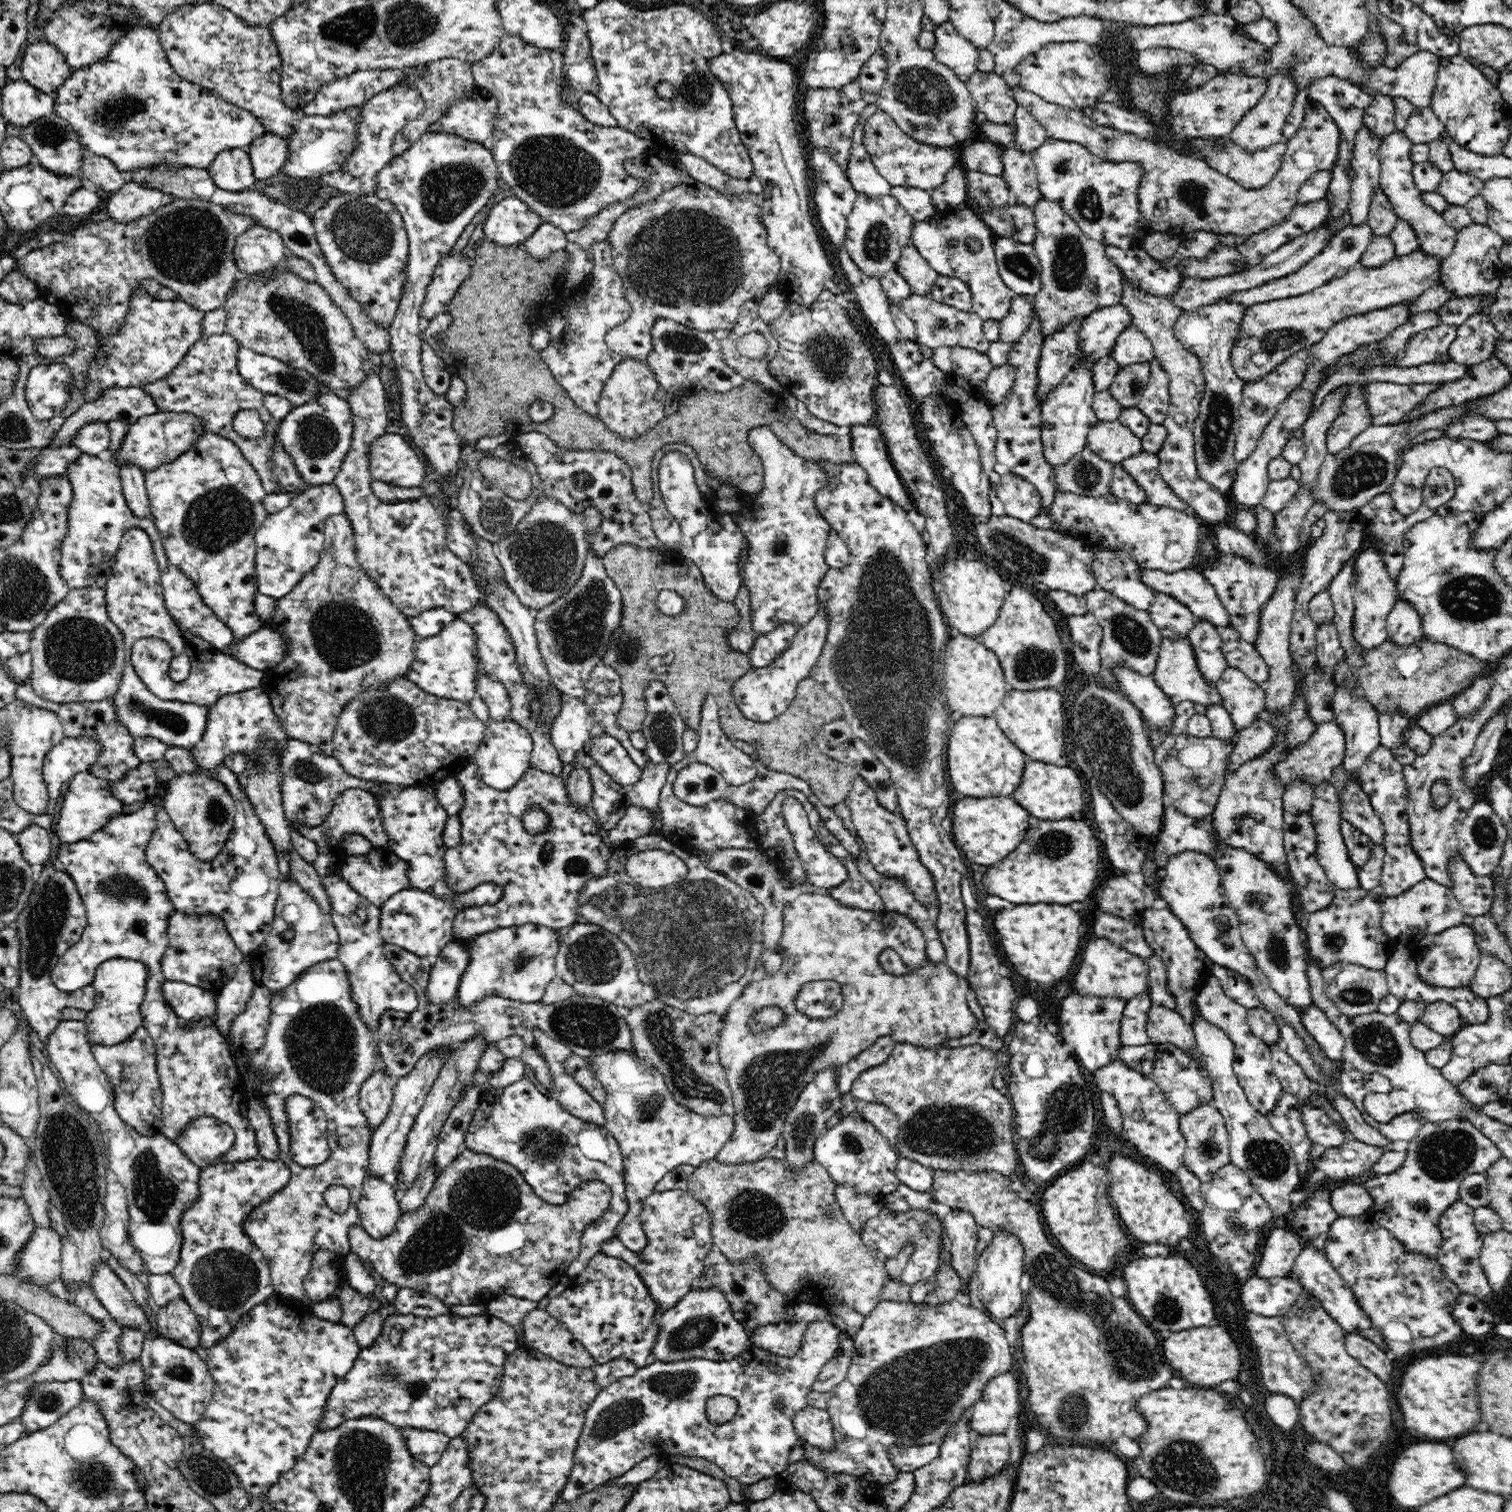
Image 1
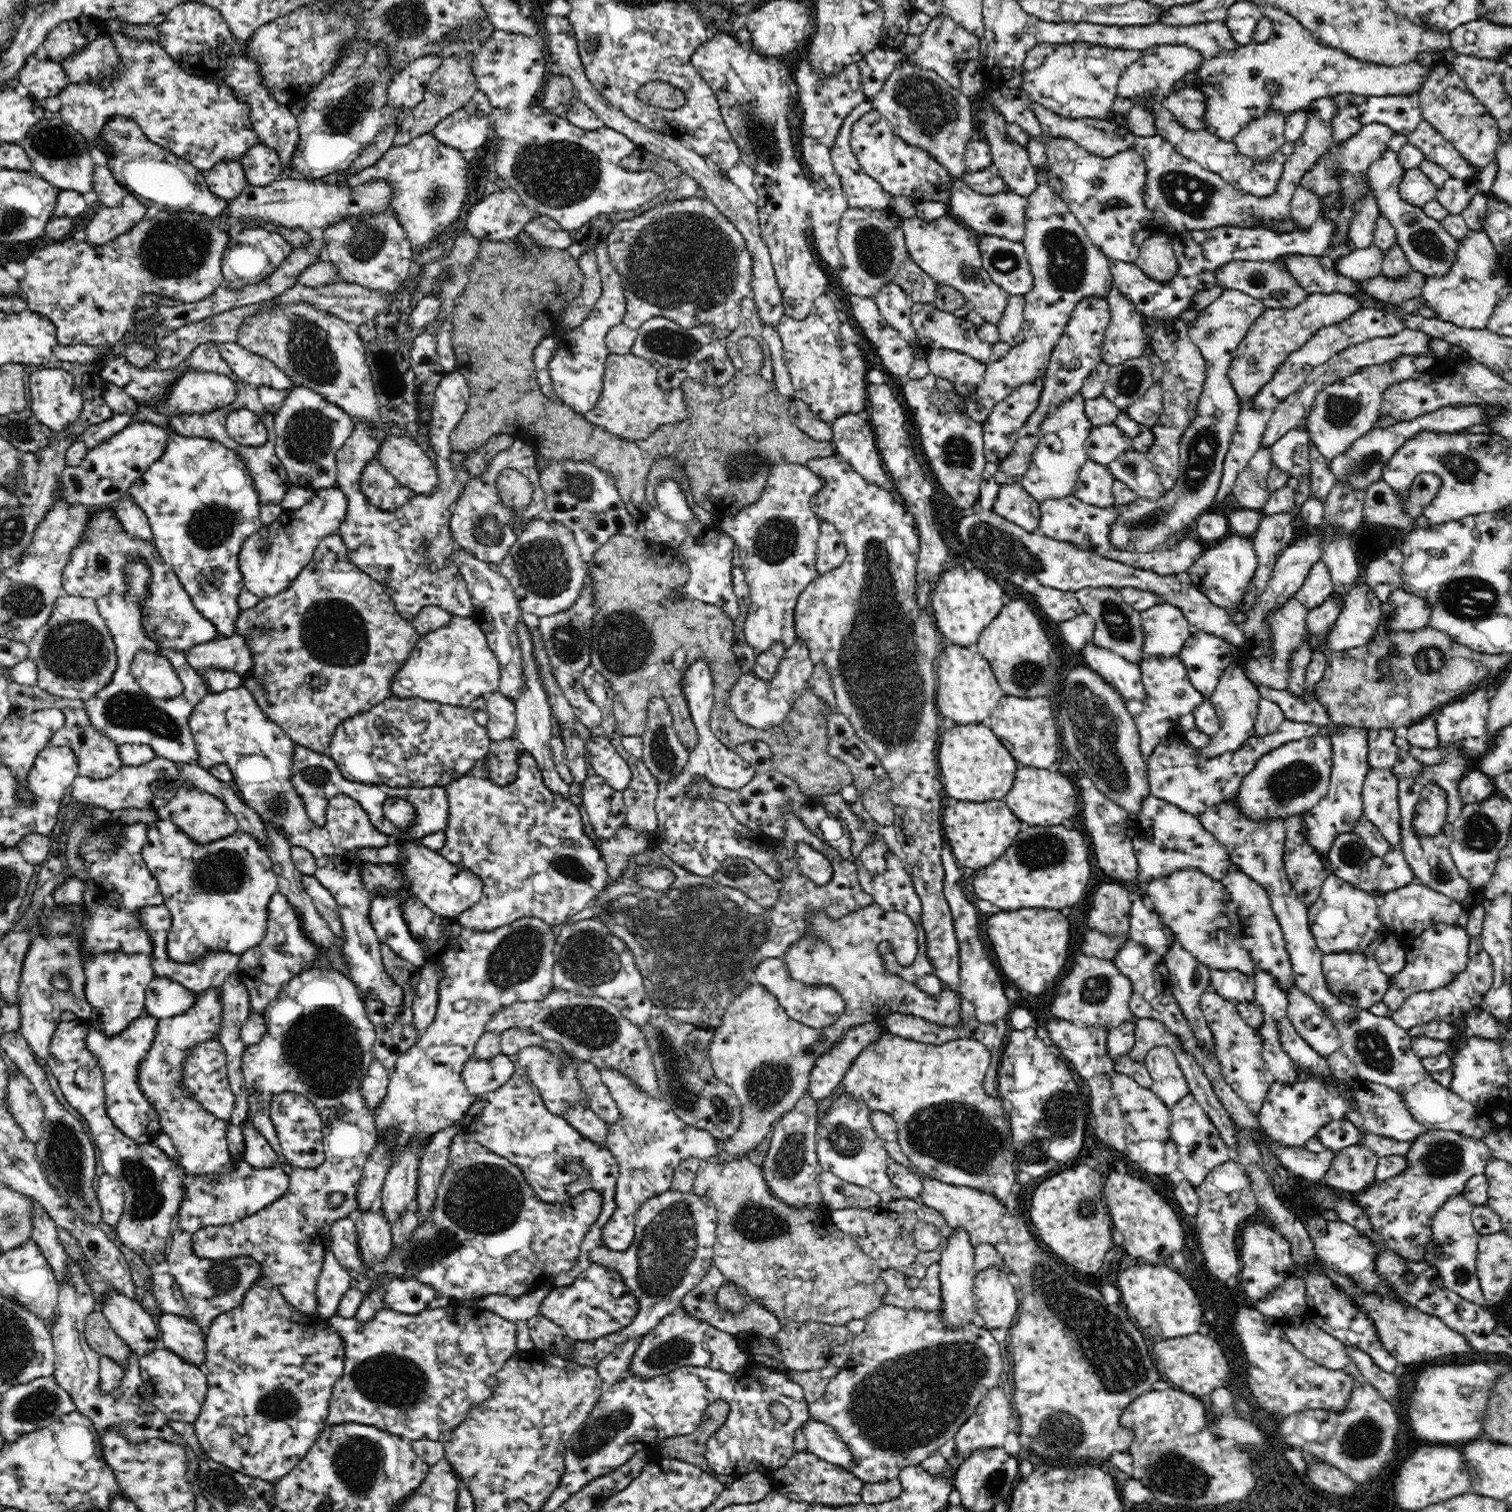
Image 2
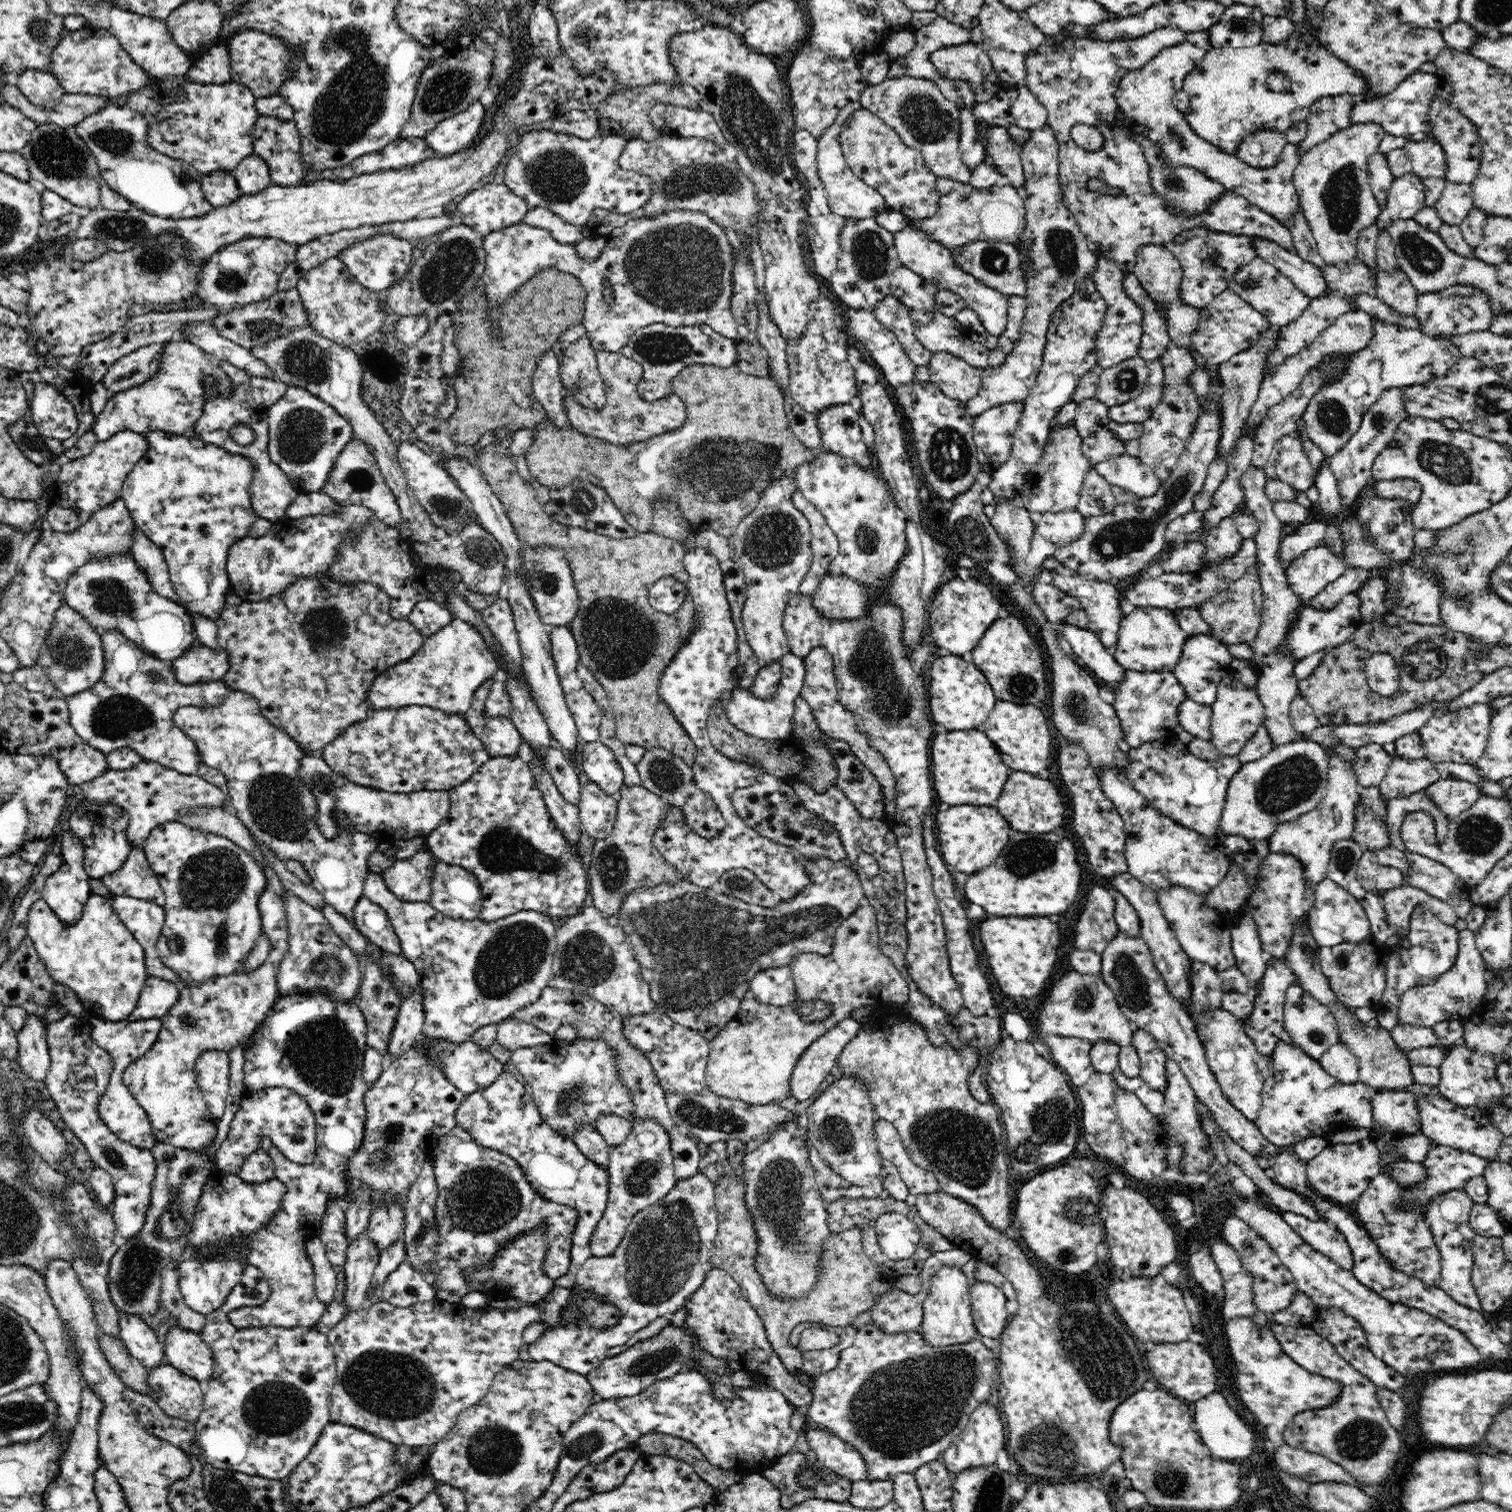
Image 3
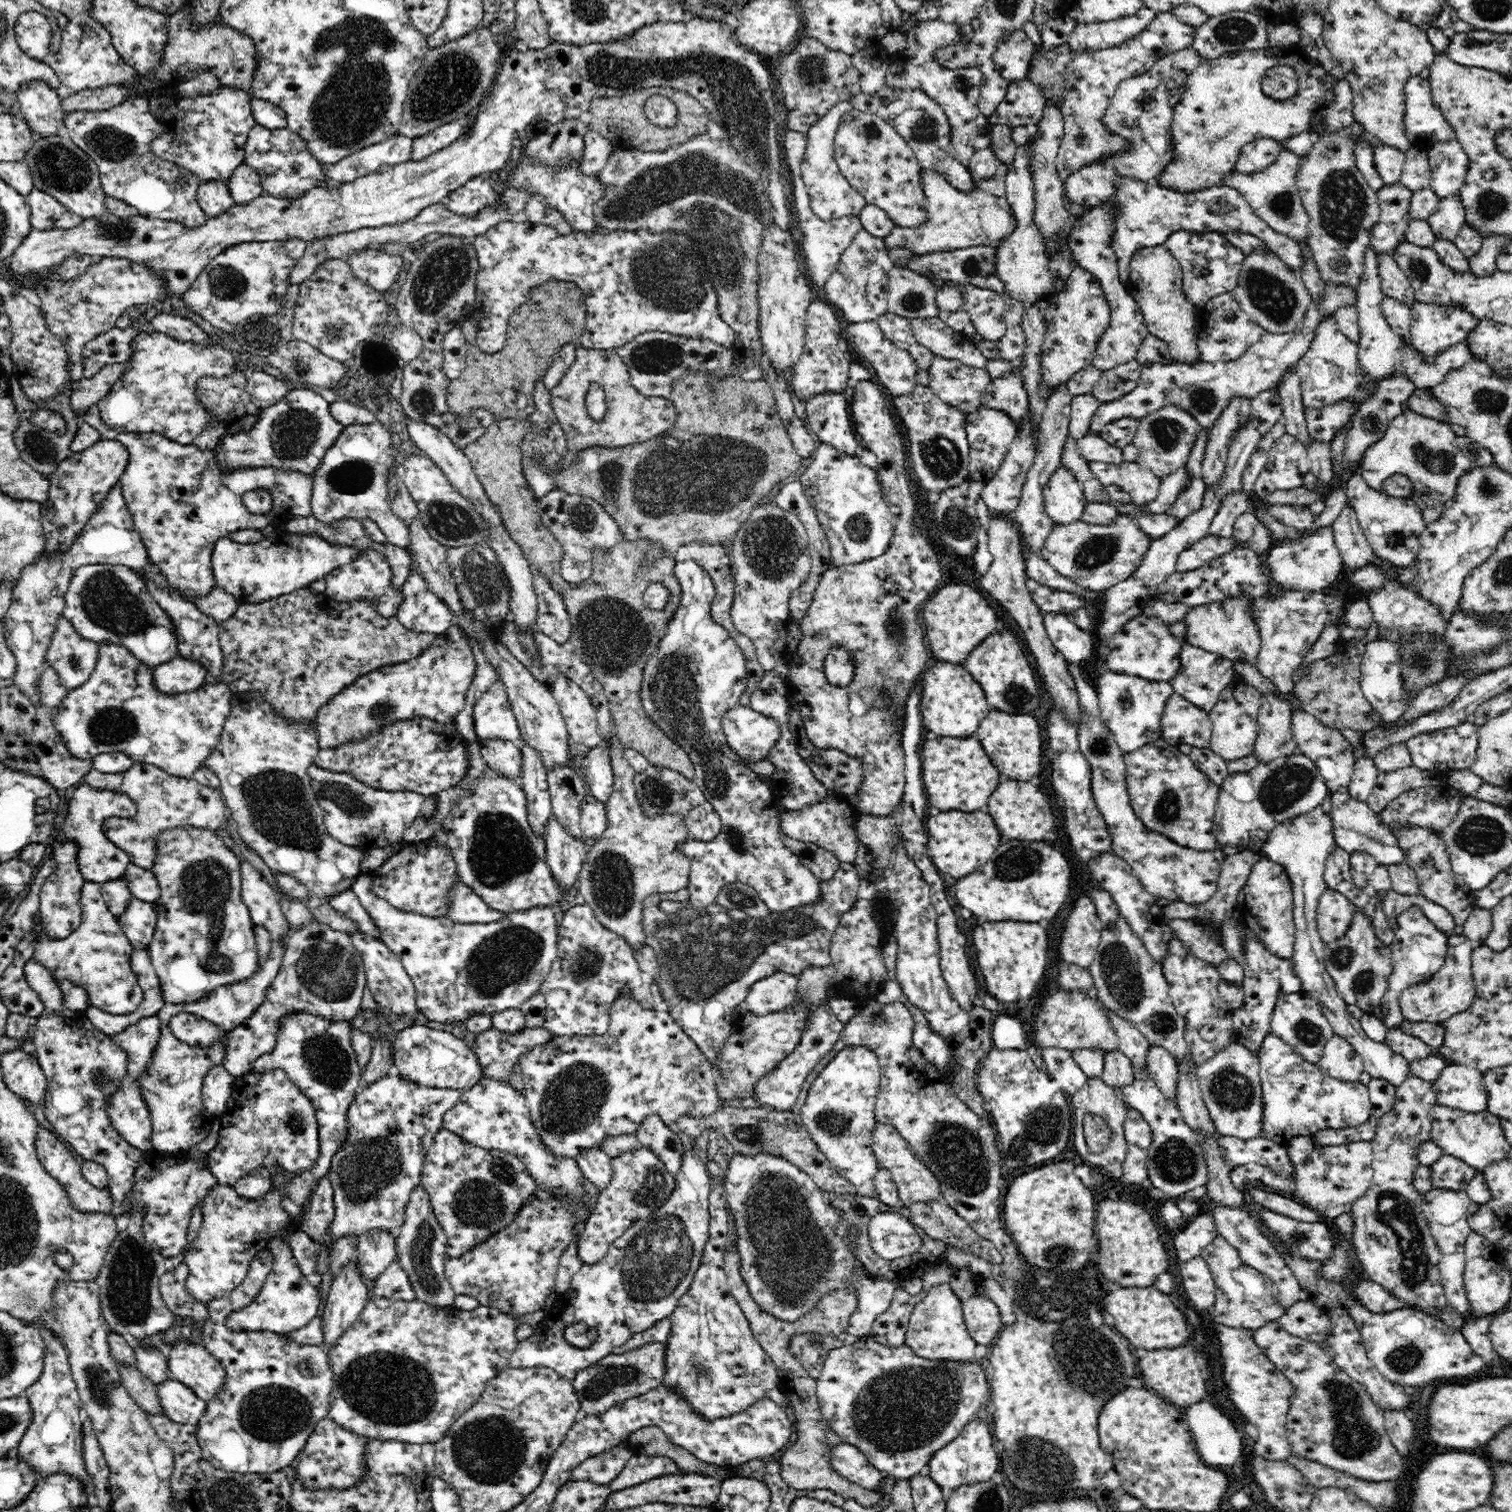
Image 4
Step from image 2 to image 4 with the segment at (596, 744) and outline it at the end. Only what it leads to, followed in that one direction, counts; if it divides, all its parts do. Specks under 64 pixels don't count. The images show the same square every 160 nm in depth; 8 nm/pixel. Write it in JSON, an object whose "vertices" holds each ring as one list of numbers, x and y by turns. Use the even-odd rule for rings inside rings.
{"vertices":[[606,746,591,748,587,756,578,760,576,768,590,789,590,795,605,804,614,786,612,758]]}

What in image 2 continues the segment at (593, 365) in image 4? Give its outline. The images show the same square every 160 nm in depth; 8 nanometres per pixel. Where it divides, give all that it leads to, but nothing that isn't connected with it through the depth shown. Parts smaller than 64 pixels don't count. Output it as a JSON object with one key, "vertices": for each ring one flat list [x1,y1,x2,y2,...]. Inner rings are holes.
{"vertices":[[609,354,603,376,603,392,585,419,624,440,642,440,666,424,684,420,684,392,660,389,658,371,644,358,628,354]]}

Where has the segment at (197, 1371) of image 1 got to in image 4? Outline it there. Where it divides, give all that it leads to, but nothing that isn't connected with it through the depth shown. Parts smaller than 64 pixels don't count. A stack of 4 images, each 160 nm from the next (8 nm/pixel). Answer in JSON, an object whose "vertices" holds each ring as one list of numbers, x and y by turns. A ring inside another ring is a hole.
{"vertices":[[169,1378,156,1385,163,1414,174,1422,197,1425,207,1402,179,1380]]}

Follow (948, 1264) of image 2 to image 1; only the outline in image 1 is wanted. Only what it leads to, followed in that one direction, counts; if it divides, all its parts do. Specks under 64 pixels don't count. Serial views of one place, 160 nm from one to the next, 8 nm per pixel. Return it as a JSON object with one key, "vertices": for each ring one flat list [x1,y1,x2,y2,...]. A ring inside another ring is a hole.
{"vertices":[[951,1209,943,1219,946,1228,946,1237,950,1239,952,1253,952,1269,970,1281,972,1274,977,1270,976,1243,979,1227,976,1218,966,1209]]}

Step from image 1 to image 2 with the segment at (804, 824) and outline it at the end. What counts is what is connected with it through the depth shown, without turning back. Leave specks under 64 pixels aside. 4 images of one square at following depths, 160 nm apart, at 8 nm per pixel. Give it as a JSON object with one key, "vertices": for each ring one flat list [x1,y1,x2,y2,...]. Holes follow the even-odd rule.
{"vertices":[[798,842,796,844,795,858,802,873,818,885,826,884,832,876,832,864,822,852,818,852,810,844]]}

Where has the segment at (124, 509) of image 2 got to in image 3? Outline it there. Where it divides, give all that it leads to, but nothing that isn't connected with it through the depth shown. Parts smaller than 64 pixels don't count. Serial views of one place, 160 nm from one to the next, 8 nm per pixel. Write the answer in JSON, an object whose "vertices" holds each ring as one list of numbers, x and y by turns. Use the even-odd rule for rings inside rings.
{"vertices":[[135,526,134,540,132,540,132,548,130,548,133,559,146,573,156,594,171,597,172,600,183,604,169,577,169,568,165,563,161,549,143,532]]}

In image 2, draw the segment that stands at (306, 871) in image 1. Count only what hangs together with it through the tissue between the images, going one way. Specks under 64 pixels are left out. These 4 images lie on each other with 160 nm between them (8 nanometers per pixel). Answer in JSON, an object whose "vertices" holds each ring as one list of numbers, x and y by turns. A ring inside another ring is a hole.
{"vertices":[[304,875,301,881,305,891,312,897,317,911,324,917,330,930,342,941,344,937,344,927,340,921,340,913,337,910,335,898,328,892,327,888,324,888,324,885,320,884,320,881,315,875]]}

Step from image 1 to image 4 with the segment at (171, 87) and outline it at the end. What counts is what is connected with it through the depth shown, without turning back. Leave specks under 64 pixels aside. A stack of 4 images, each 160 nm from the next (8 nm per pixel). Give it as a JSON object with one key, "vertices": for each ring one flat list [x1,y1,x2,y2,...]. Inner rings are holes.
{"vertices":[[218,87,204,96,192,98,166,99,164,116,160,116,160,136,150,144,152,152,160,158,181,166,191,174,195,174,202,181,222,180,227,181,236,167,243,163,245,157,244,145,247,143,249,132,256,124,251,111,251,96,248,92,238,88]]}

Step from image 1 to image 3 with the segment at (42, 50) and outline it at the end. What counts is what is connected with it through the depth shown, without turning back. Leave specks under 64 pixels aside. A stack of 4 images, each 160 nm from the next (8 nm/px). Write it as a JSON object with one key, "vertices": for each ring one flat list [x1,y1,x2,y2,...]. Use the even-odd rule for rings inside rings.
{"vertices":[[26,68,13,80,22,94,36,106,55,108,67,92,52,72]]}

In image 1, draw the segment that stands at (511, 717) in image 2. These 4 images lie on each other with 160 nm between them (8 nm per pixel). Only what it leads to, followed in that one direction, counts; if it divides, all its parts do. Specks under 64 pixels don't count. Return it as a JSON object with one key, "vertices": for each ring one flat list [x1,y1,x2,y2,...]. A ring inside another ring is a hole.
{"vertices":[[485,672,476,676,476,690,478,696,484,700,489,708,491,720,509,719,509,698,506,687,500,681,492,681]]}

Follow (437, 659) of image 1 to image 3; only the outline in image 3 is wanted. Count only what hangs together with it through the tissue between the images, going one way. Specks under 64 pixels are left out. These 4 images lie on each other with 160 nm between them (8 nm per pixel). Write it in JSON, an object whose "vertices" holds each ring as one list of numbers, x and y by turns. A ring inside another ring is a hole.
{"vertices":[[453,617,438,632,426,636,423,644,412,658,391,665,386,672,377,676,377,679,372,683,371,690,367,692,367,704,370,704,371,711,380,708,402,708,405,705,416,704,440,709,446,713,463,715,470,708,478,687,488,679,498,679,500,677,498,670,497,660,491,653,491,649,487,647,483,636,466,620]]}

